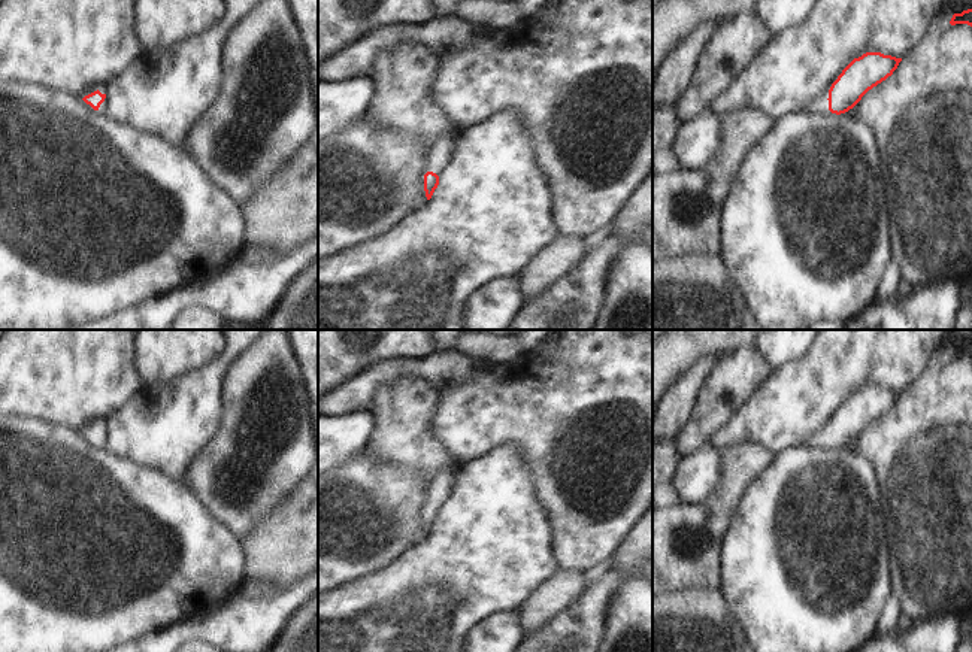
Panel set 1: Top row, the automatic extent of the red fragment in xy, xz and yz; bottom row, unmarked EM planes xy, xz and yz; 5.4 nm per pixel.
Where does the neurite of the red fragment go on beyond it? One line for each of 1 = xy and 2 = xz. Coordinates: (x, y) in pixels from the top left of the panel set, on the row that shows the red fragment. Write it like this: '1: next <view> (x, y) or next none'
1: next xy (103, 109)
2: next xz (444, 152)

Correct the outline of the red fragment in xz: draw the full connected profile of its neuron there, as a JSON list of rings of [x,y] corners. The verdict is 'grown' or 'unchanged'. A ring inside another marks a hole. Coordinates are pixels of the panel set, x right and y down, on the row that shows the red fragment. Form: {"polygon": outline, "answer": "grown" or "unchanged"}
{"polygon": [[[460,130],[445,139],[442,139],[433,149],[430,160],[430,170],[424,175],[424,191],[427,200],[432,198],[434,189],[439,185],[439,176],[454,160],[458,142],[464,130]]], "answer": "grown"}

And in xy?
{"polygon": [[[99,90],[85,95],[82,100],[90,104],[94,110],[97,110],[100,115],[108,115],[109,109],[105,103],[106,94],[102,94]]], "answer": "grown"}

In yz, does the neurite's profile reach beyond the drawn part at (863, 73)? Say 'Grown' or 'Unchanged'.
Grown

